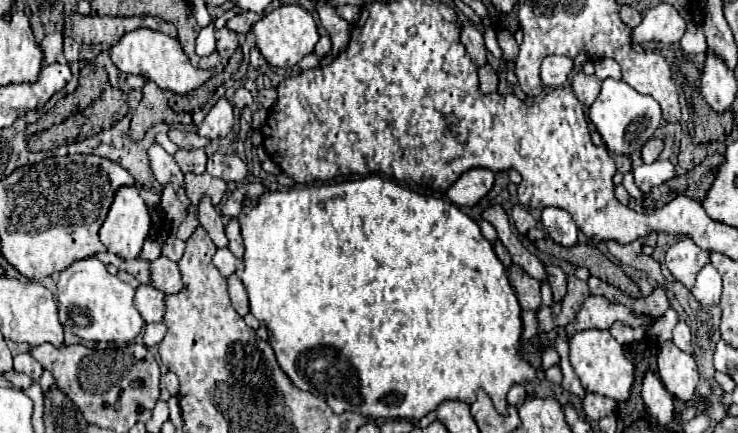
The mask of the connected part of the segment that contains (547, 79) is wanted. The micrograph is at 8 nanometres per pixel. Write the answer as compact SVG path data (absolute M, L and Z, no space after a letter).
M546 56L540 68L540 80L544 86L562 86L574 70L574 62L566 56Z

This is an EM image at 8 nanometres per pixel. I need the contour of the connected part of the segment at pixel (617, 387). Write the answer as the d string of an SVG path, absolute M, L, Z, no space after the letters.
M582 330L570 338L570 364L580 378L586 392L608 396L616 402L624 402L630 396L634 366L625 356L624 347L618 344L608 330Z

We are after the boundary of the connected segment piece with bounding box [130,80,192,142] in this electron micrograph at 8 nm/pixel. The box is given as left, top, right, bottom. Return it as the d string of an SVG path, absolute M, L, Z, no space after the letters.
M154 82L144 84L144 96L132 114L132 124L130 124L130 138L134 142L142 140L146 130L154 124L166 122L166 124L192 124L192 116L188 114L176 114L168 106L168 98L172 94L166 90L160 90Z

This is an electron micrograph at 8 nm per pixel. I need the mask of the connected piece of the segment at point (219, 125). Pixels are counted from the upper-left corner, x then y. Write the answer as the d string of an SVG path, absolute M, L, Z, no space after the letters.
M220 98L214 108L208 112L204 122L198 126L198 134L206 136L210 140L214 138L224 138L230 134L234 126L234 114L232 114L232 104L226 98Z

